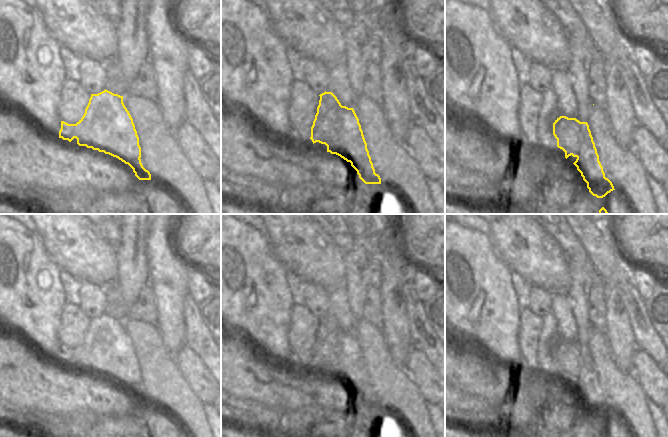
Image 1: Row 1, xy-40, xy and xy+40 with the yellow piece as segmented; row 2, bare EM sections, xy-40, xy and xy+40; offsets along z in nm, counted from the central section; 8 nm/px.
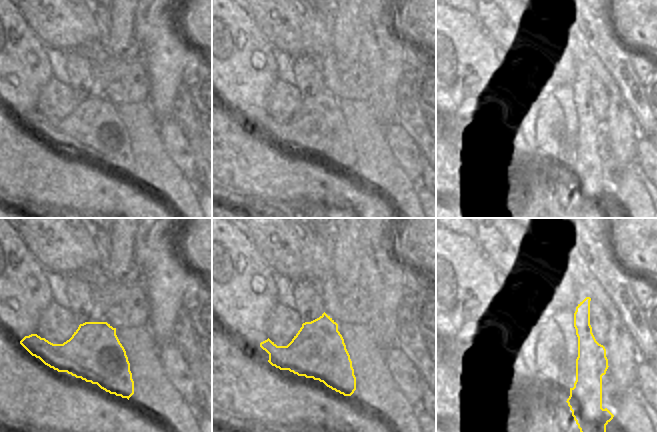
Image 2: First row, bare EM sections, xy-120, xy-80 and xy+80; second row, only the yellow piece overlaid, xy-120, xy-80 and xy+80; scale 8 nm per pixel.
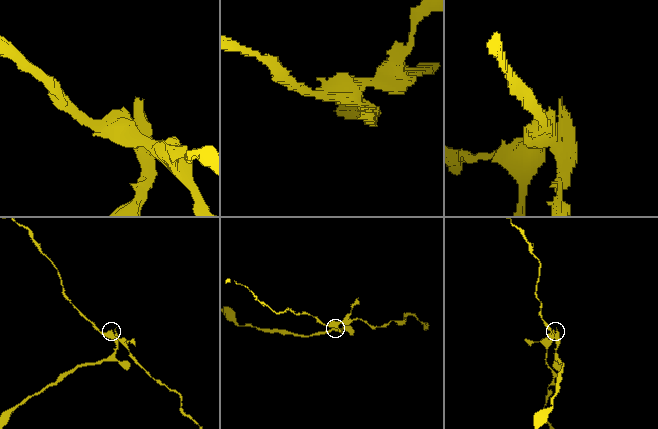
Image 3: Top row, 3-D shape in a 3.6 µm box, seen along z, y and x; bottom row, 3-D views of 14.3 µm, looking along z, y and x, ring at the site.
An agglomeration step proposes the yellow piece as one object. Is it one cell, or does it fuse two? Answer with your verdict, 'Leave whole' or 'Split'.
Split

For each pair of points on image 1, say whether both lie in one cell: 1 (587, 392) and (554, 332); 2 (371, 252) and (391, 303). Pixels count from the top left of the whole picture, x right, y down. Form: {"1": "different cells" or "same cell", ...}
{"1": "different cells", "2": "different cells"}

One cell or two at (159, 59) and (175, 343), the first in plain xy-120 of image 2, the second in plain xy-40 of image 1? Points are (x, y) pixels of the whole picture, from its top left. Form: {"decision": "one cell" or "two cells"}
{"decision": "one cell"}

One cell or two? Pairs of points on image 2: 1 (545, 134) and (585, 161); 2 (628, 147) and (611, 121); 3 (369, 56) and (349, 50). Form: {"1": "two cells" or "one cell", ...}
{"1": "two cells", "2": "one cell", "3": "two cells"}

